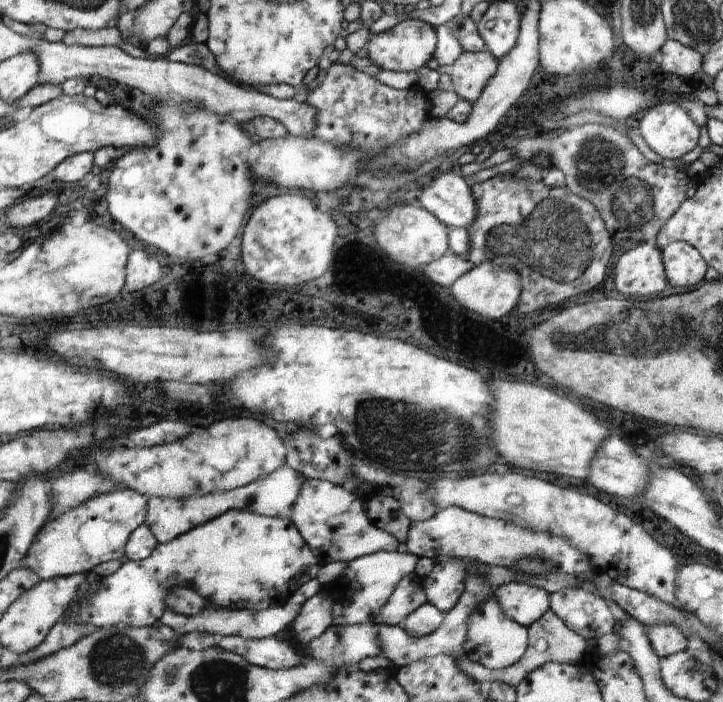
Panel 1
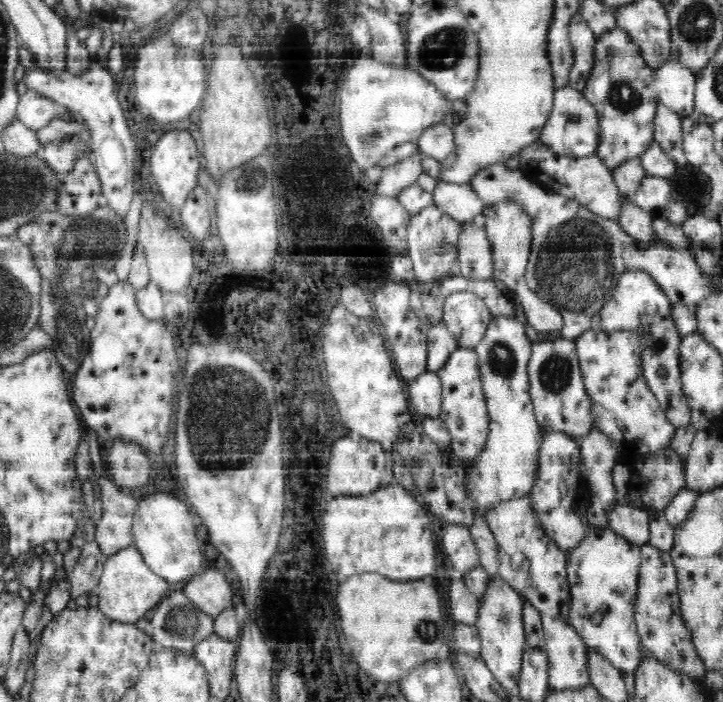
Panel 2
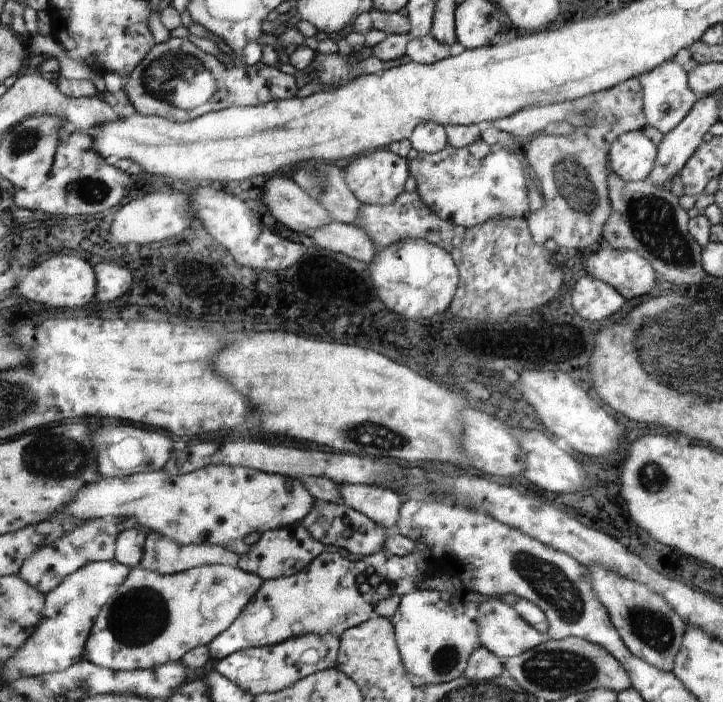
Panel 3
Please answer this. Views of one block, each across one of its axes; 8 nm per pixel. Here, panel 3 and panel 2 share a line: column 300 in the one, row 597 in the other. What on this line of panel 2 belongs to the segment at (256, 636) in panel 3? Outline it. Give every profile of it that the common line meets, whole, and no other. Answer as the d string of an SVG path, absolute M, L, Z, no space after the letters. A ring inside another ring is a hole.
M589 526L589 532L580 545L567 558L567 581L570 584L570 623L583 638L588 648L593 649L624 675L637 673L644 657L640 637L635 624L635 602L638 592L639 568L642 562L641 546L630 543L627 538L614 532L610 527Z

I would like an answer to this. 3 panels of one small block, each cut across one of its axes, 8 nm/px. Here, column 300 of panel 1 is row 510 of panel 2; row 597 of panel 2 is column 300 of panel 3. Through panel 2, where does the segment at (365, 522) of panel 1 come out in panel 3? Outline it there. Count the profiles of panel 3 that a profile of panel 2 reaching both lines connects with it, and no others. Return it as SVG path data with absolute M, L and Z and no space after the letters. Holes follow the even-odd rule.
M296 522L295 525L282 526L262 533L260 540L248 547L248 552L241 556L237 567L248 573L256 574L266 581L291 576L304 570L324 550L326 550L325 544L314 538L302 522Z

